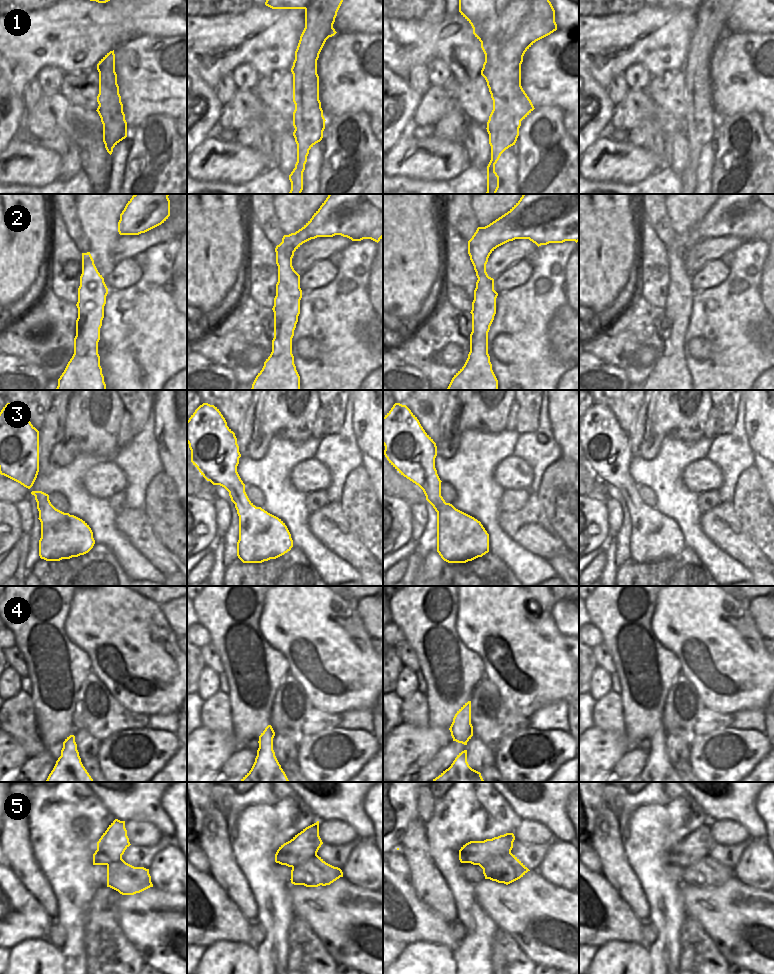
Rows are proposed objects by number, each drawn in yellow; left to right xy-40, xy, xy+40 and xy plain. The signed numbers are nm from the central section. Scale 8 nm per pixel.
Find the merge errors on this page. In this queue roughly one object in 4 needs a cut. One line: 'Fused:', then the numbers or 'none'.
Fused: 1, 5

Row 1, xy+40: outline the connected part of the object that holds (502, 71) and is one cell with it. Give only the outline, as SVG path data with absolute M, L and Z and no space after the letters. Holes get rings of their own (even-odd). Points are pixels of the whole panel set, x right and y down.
M459 0L459 12L471 24L473 34L481 42L485 62L481 75L485 78L489 92L504 99L517 119L522 121L535 108L521 86L521 64L525 52L538 40L557 30L555 10L549 0L535 0L531 10L507 49L502 53L497 46L501 30L501 18L505 8L514 0Z

